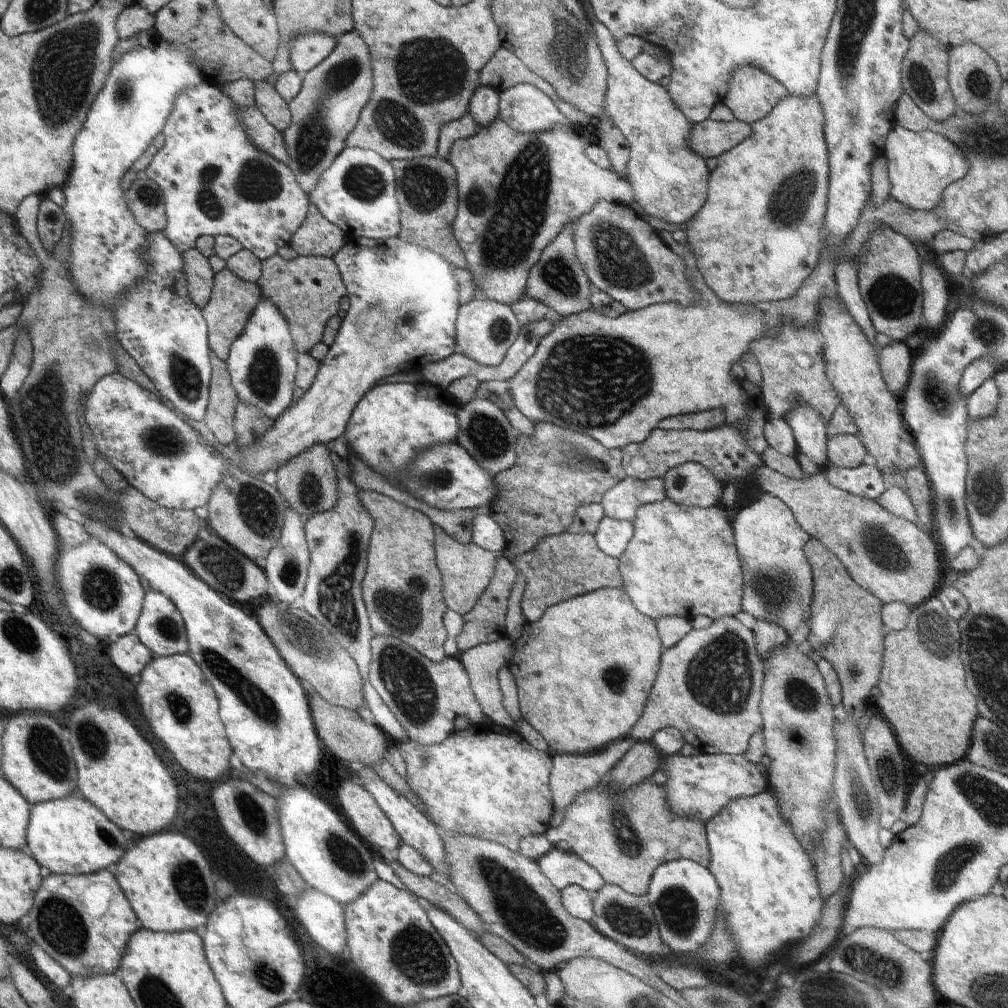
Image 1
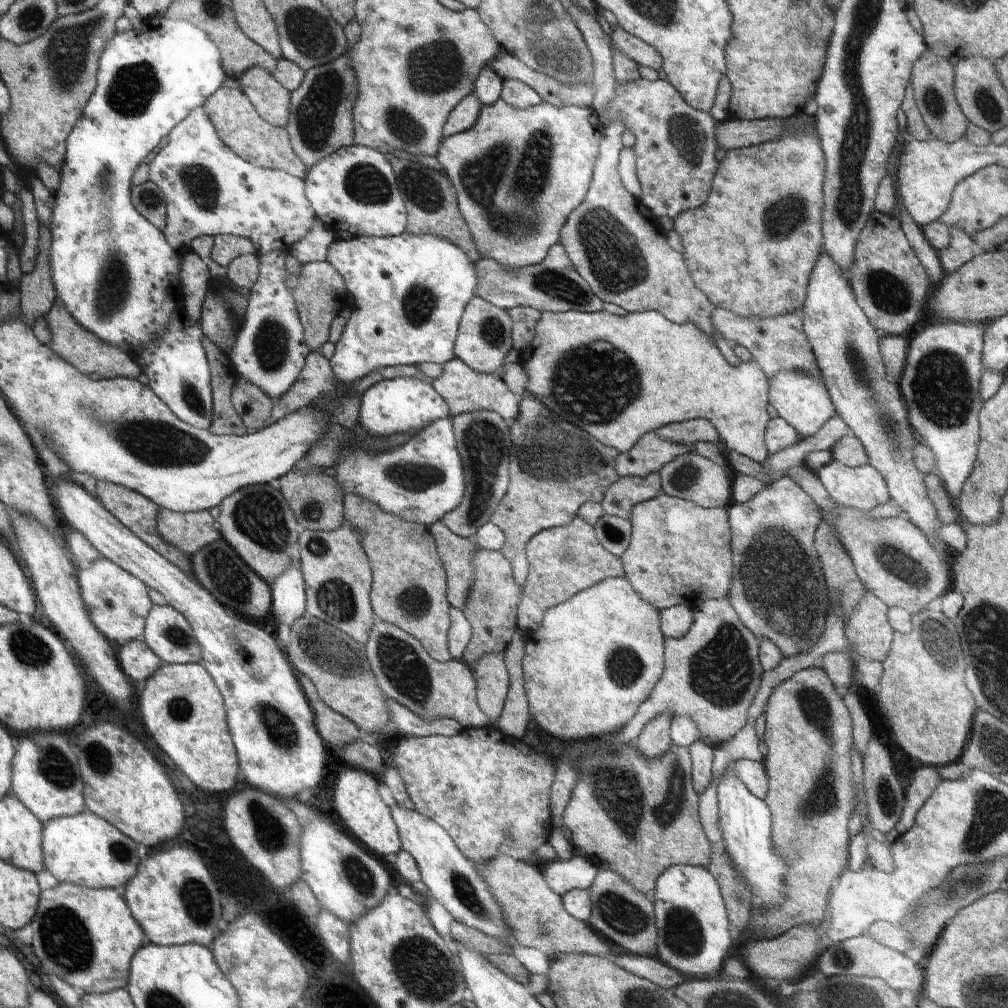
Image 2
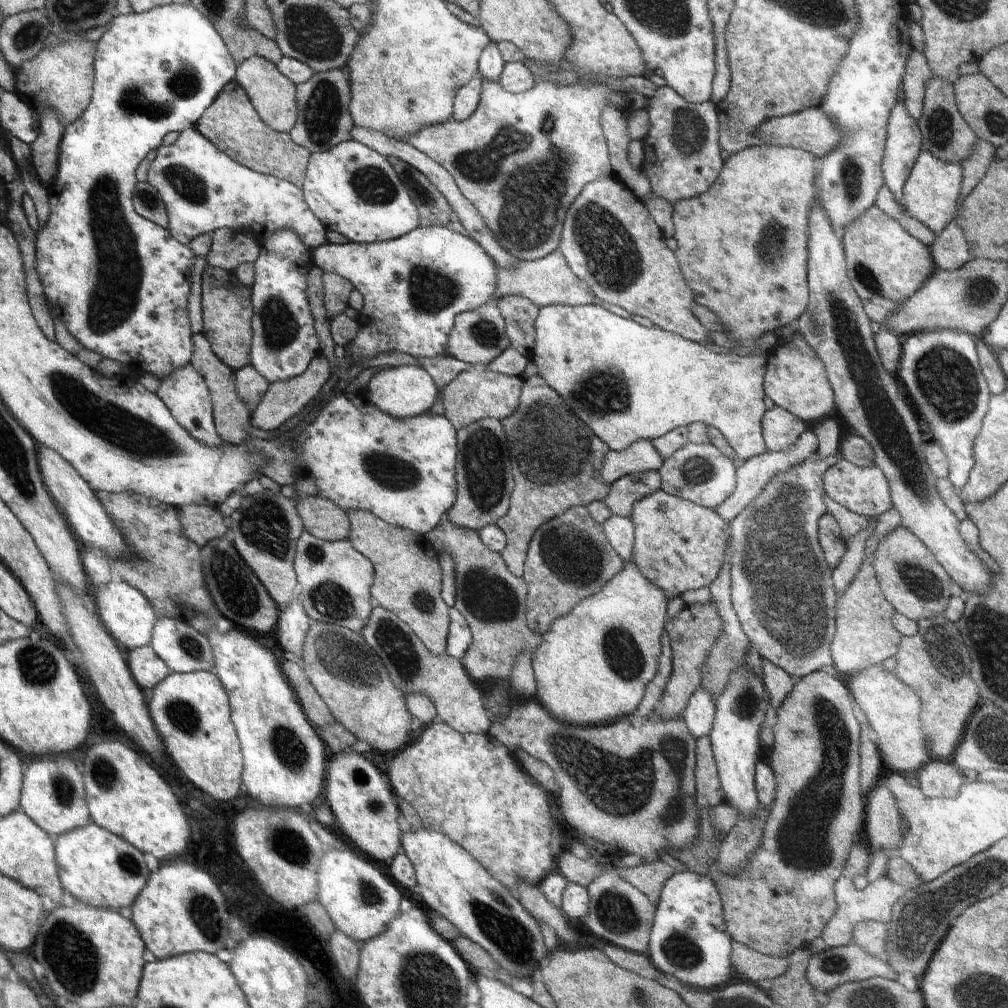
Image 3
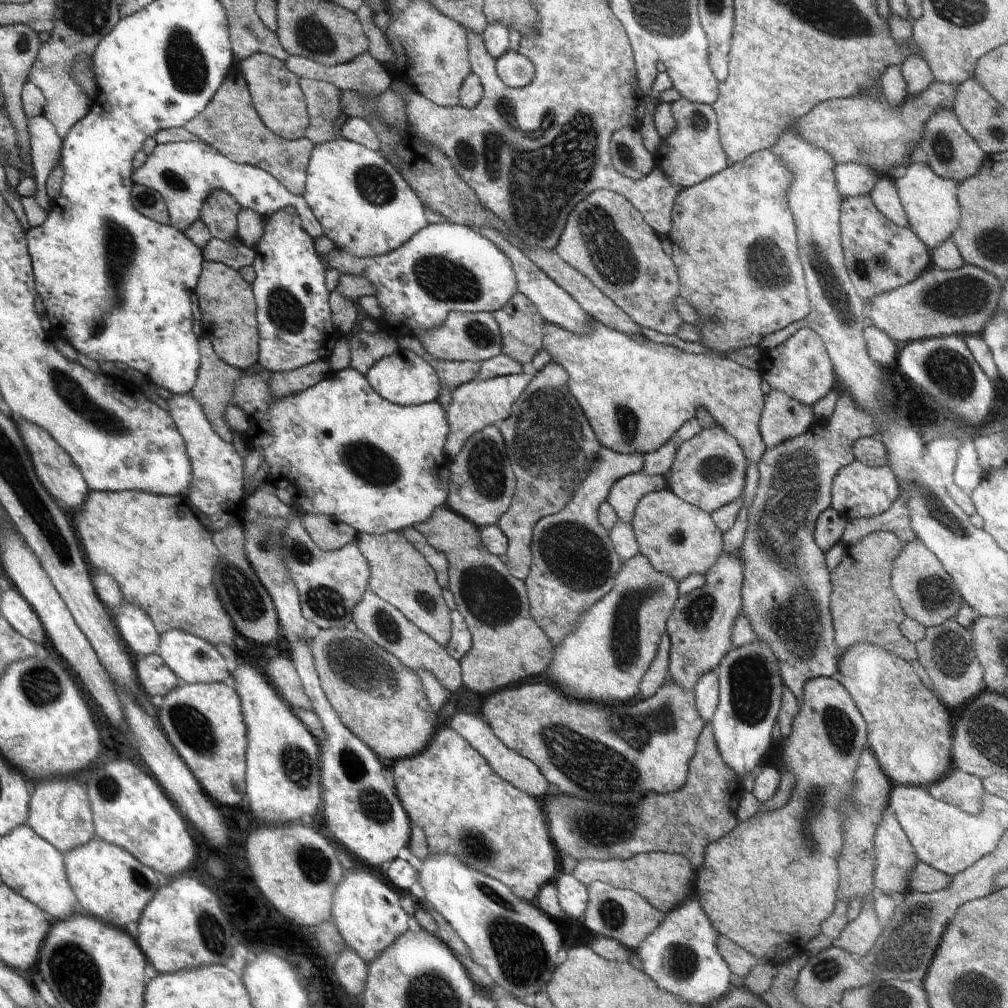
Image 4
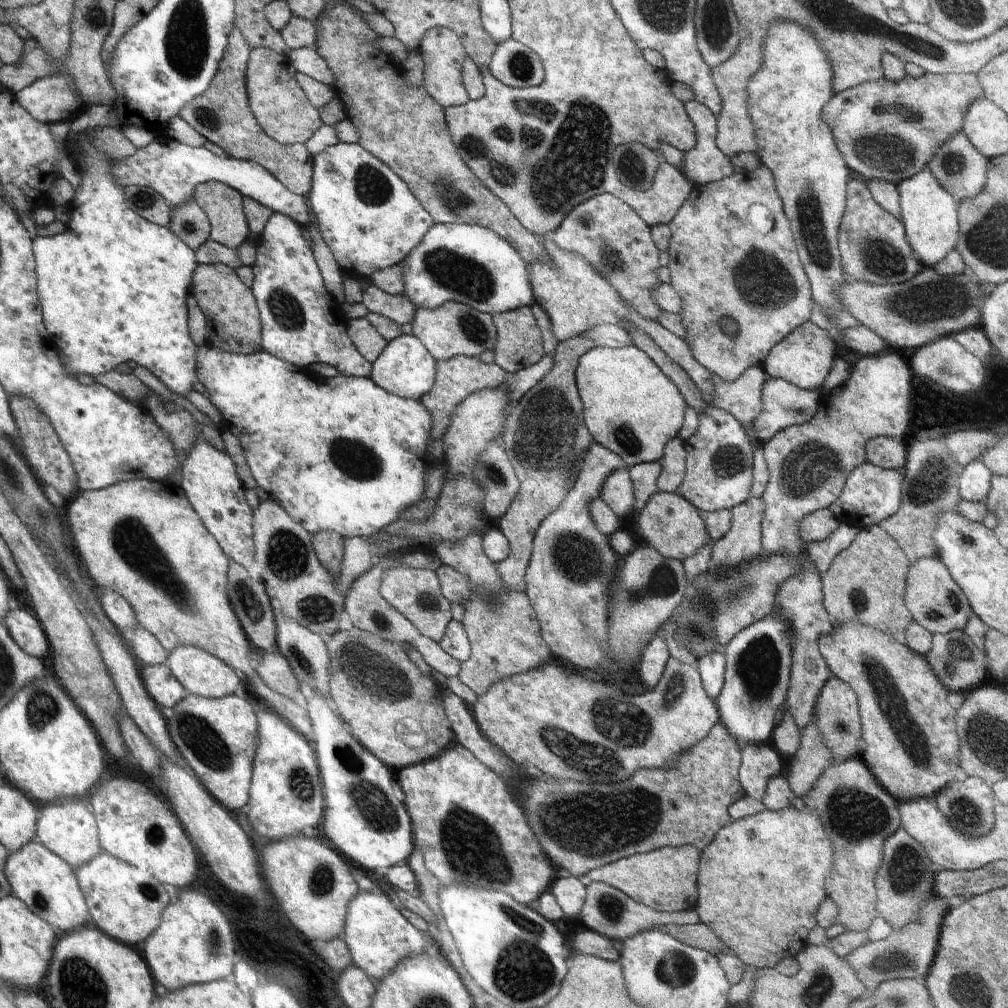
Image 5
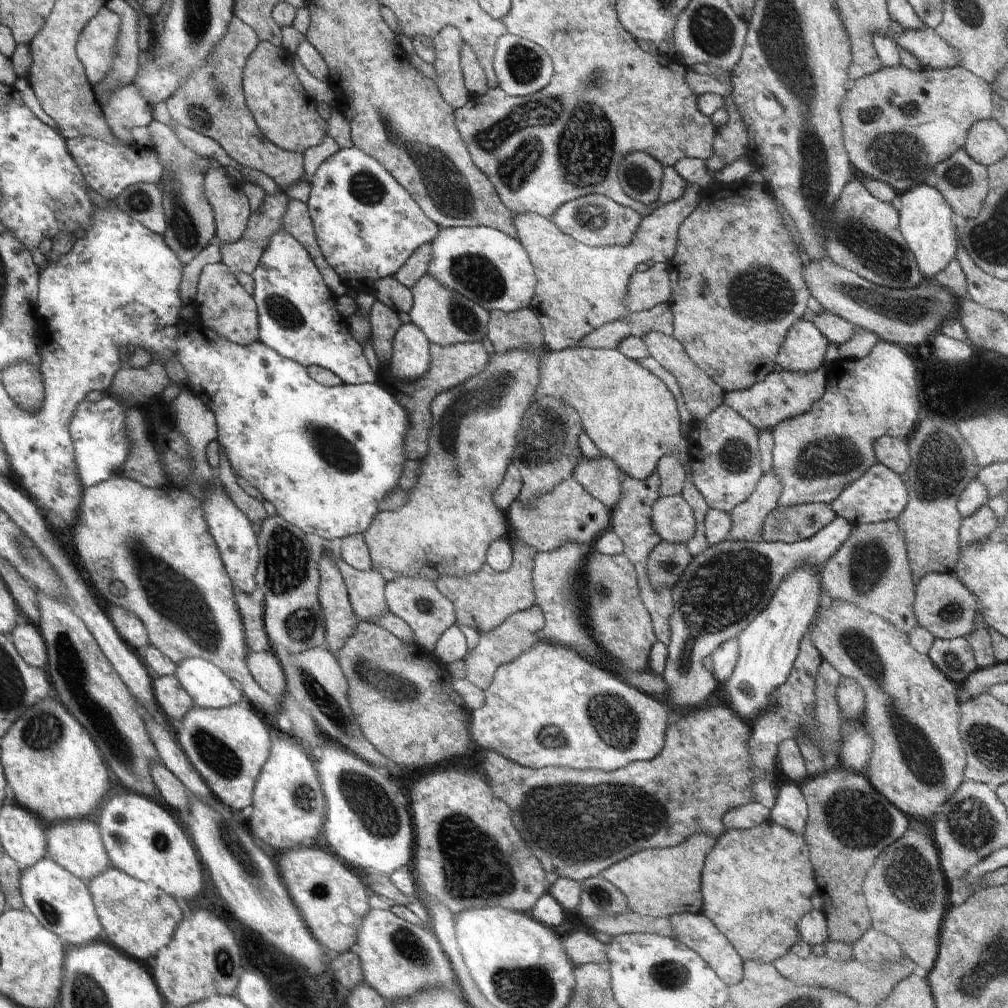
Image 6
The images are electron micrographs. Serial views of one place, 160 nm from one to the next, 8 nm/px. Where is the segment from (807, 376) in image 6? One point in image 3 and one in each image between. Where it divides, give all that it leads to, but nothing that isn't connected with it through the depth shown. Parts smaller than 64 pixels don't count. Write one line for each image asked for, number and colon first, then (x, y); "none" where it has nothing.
3: (781, 429)
4: (783, 418)
5: (784, 404)

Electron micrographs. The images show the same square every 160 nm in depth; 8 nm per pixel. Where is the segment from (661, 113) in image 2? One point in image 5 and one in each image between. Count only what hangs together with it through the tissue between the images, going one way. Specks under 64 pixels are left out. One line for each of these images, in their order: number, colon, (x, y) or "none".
3: (682, 159)
4: (692, 153)
5: (705, 163)

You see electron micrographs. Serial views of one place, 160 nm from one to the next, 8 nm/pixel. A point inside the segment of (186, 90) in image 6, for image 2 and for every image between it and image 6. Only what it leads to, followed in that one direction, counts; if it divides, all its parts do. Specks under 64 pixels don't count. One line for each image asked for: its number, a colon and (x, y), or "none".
2: (239, 126)
3: (231, 122)
4: (229, 123)
5: (222, 114)

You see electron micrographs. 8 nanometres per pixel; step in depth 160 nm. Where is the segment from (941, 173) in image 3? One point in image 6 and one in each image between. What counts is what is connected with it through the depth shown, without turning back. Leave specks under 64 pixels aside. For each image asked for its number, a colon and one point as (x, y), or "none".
4: (930, 202)
5: (928, 211)
6: (930, 227)

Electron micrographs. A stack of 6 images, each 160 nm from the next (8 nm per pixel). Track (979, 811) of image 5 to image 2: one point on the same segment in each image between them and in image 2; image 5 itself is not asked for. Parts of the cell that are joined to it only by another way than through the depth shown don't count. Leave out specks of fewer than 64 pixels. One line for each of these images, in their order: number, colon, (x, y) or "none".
2: (926, 779)
3: (937, 778)
4: (963, 790)

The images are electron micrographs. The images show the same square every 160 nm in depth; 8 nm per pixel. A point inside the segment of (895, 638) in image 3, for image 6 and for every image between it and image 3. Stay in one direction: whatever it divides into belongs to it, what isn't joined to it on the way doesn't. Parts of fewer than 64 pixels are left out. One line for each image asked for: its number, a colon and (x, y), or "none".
4: (863, 606)
5: (865, 583)
6: (871, 569)

